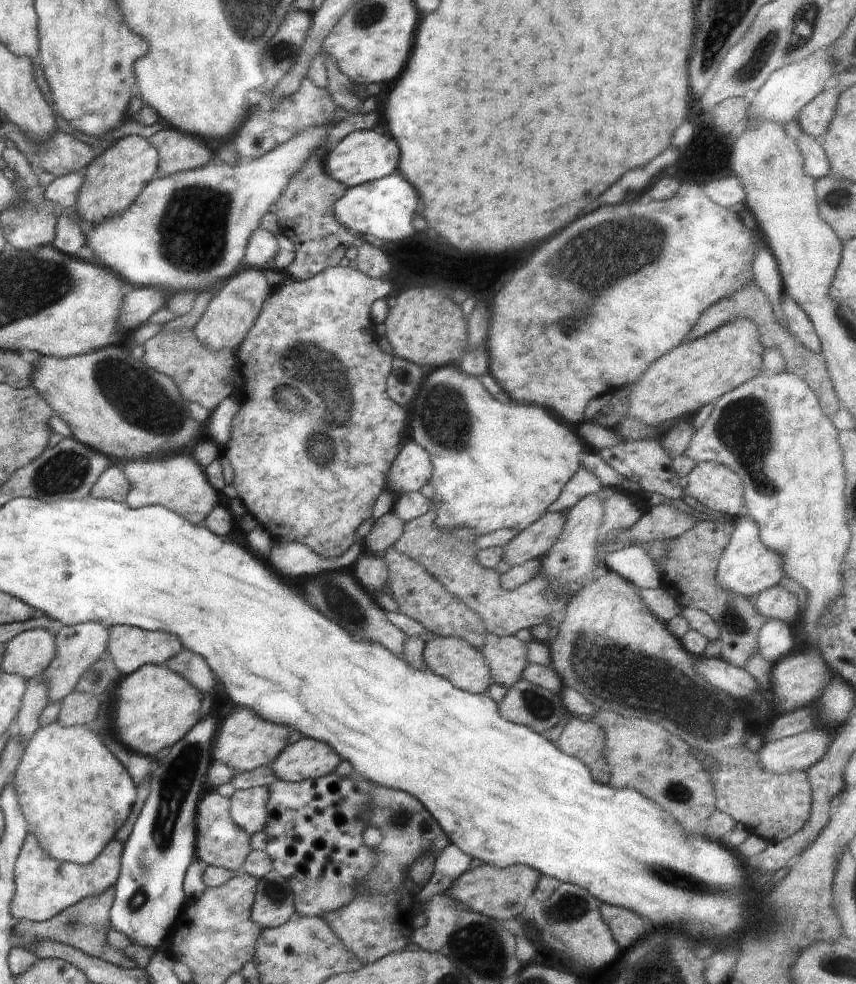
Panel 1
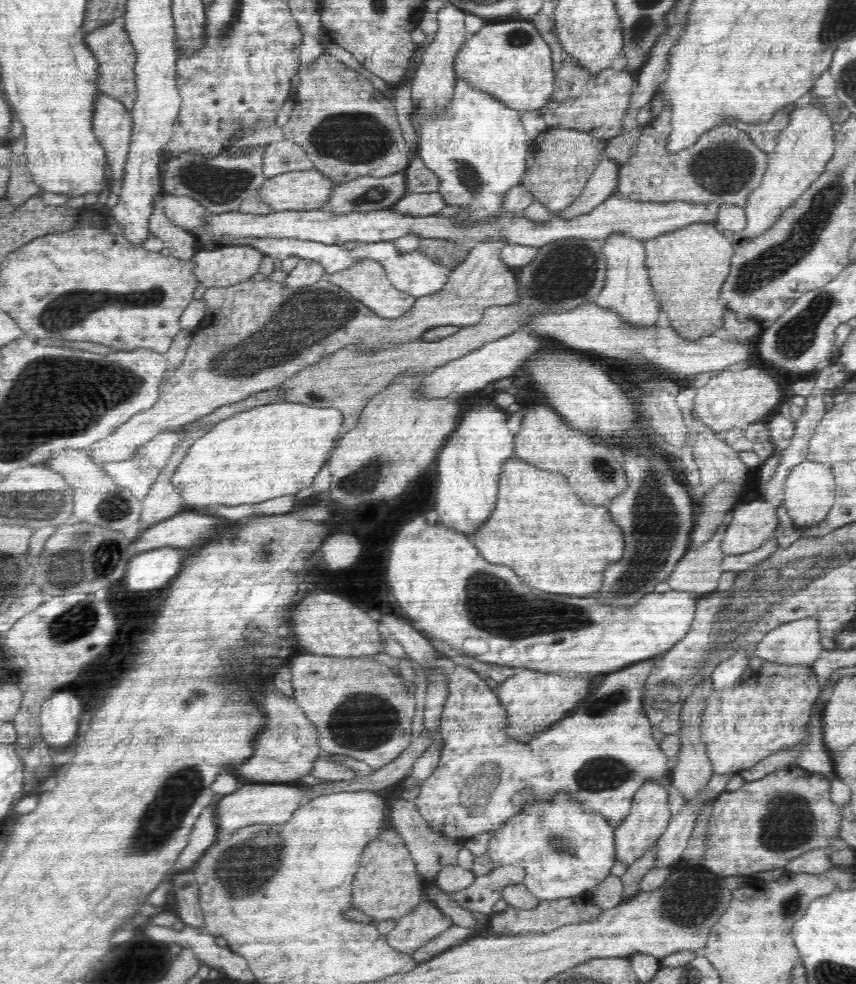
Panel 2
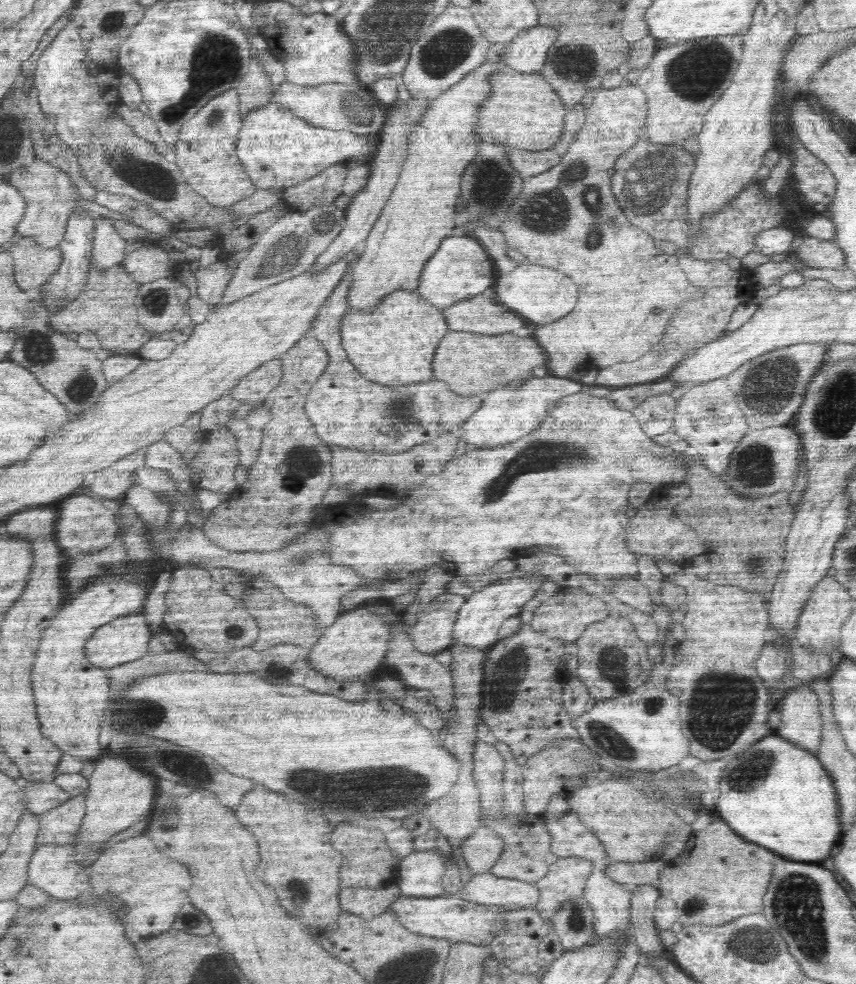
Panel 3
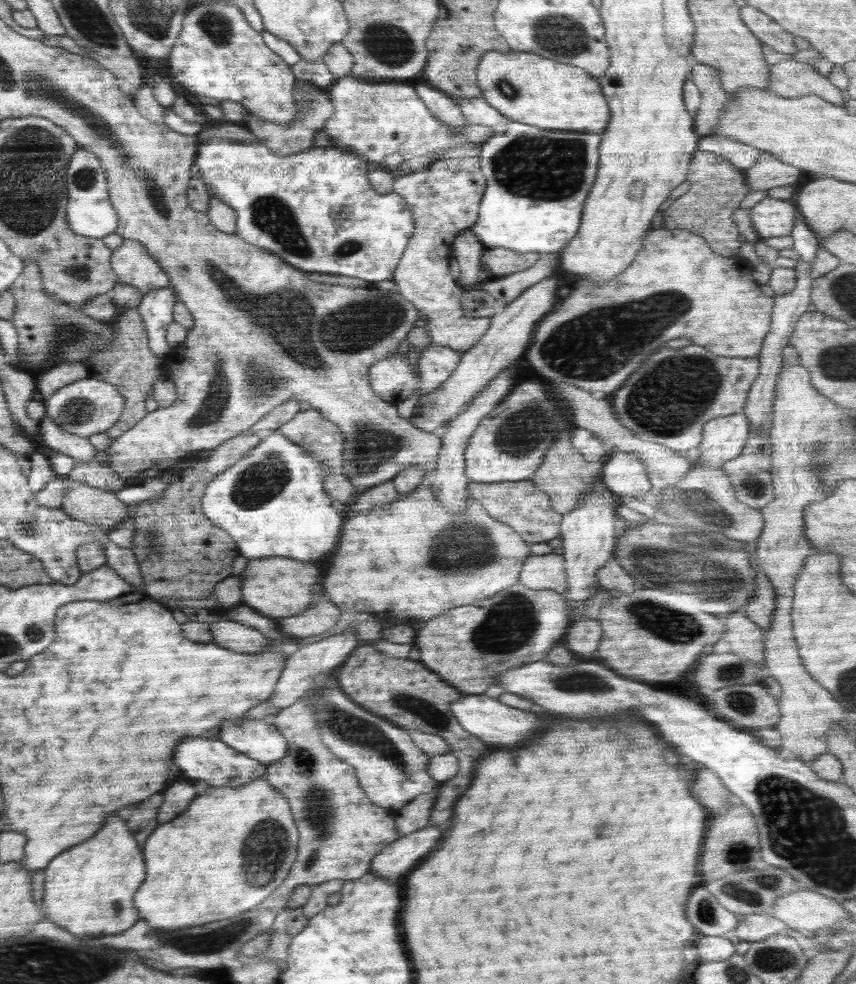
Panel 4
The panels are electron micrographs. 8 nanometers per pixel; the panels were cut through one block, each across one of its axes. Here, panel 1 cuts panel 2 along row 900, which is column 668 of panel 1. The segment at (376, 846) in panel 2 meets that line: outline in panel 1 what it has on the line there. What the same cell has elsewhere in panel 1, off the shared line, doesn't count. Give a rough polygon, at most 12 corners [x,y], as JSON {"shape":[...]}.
{"shape":[[747,318],[658,358],[627,415],[654,426],[694,417],[760,375]]}

